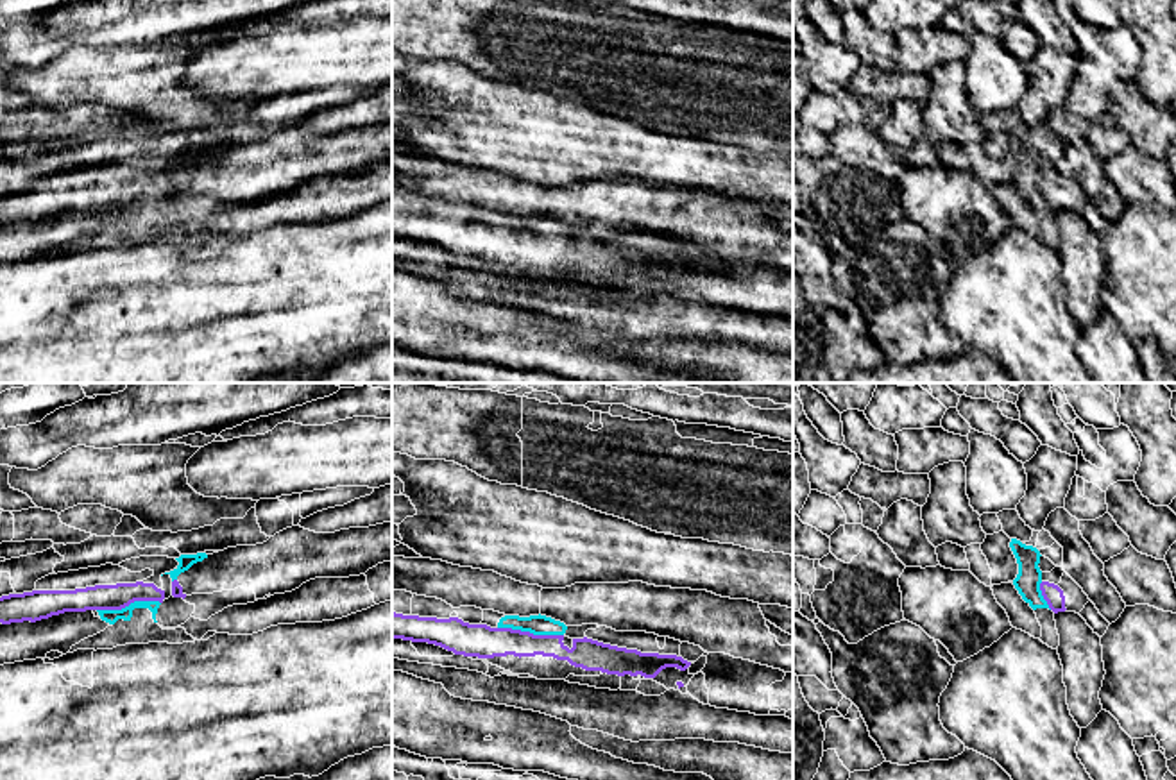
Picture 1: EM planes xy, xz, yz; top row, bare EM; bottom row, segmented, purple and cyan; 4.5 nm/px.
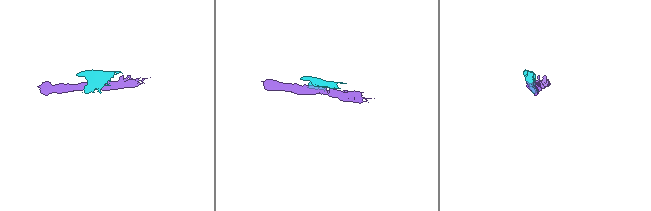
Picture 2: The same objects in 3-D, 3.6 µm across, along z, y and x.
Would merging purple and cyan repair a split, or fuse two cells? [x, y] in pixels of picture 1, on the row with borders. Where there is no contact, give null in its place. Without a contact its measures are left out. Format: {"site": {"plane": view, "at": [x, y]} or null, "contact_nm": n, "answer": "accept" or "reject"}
{"site": {"plane": "xz", "at": [528, 632]}, "contact_nm": 300, "answer": "reject"}

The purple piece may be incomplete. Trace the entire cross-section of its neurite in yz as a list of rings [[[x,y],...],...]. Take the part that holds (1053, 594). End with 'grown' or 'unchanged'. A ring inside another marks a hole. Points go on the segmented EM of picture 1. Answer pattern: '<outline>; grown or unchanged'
[[[1063,572],[1058,585],[1042,581],[1040,590],[1054,614],[1065,610],[1076,612],[1087,621],[1094,633],[1097,633],[1099,637],[1106,633],[1110,623],[1099,614],[1083,589],[1067,572]]]; grown

